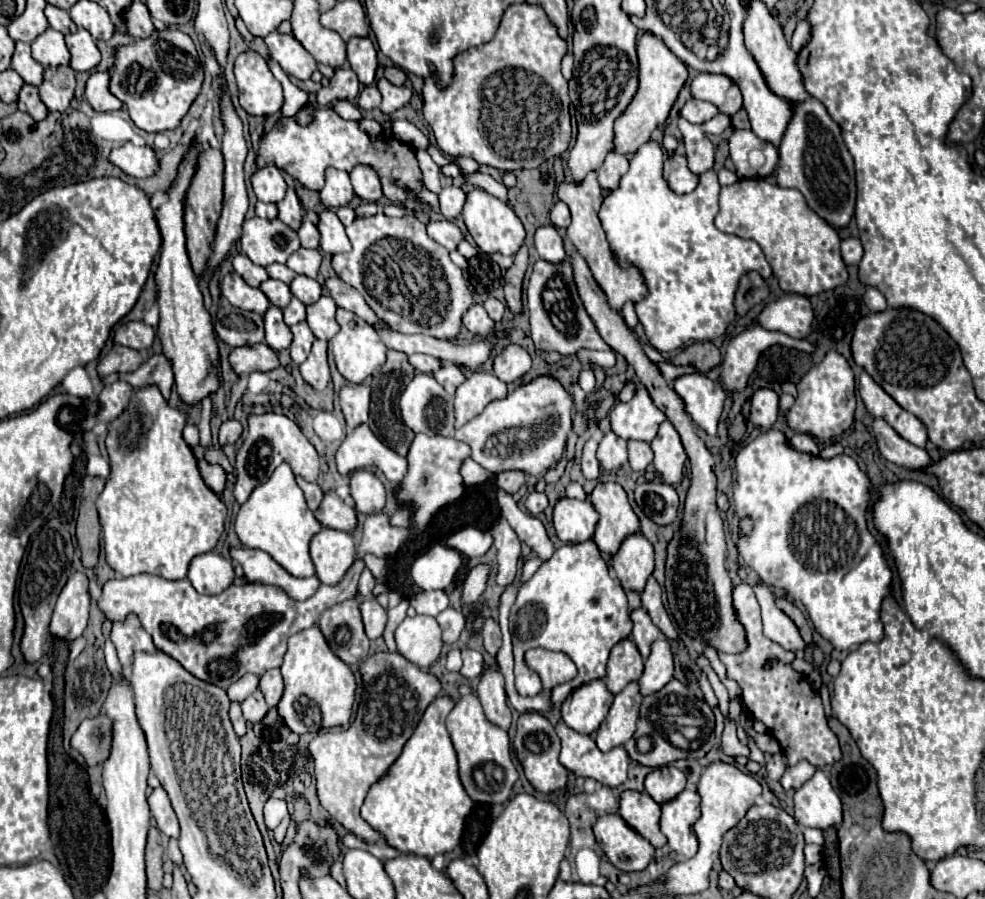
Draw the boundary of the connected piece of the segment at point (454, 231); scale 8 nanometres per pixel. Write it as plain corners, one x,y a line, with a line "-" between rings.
439,220
439,222
431,222
429,224
429,236
441,244
443,248
447,248
449,252
457,250
457,244
463,240
463,234
459,230
457,224
447,222
447,220

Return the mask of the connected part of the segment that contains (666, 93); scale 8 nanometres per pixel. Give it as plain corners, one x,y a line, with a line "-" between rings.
643,34
643,38
637,44
637,56
639,56
637,92
629,102
629,106
623,110
623,114
615,120
613,128
615,130
613,152
623,156
631,156
633,152
637,152
637,148
651,138
651,132
667,120
671,106
687,80
687,66
663,44
661,38
653,34

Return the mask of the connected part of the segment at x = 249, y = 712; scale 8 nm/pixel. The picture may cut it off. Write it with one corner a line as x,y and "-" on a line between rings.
255,690
243,704
241,704
241,708
243,708
243,716
245,716
245,720
247,722
259,722
265,714
267,714
267,710
269,710
269,706
265,704
265,698
261,696
261,690

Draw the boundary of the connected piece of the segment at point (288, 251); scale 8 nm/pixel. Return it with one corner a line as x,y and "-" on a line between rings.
251,218
243,224
241,248
243,254
259,266
269,266
273,262
285,264
287,258
299,248
299,236
289,226
277,220

